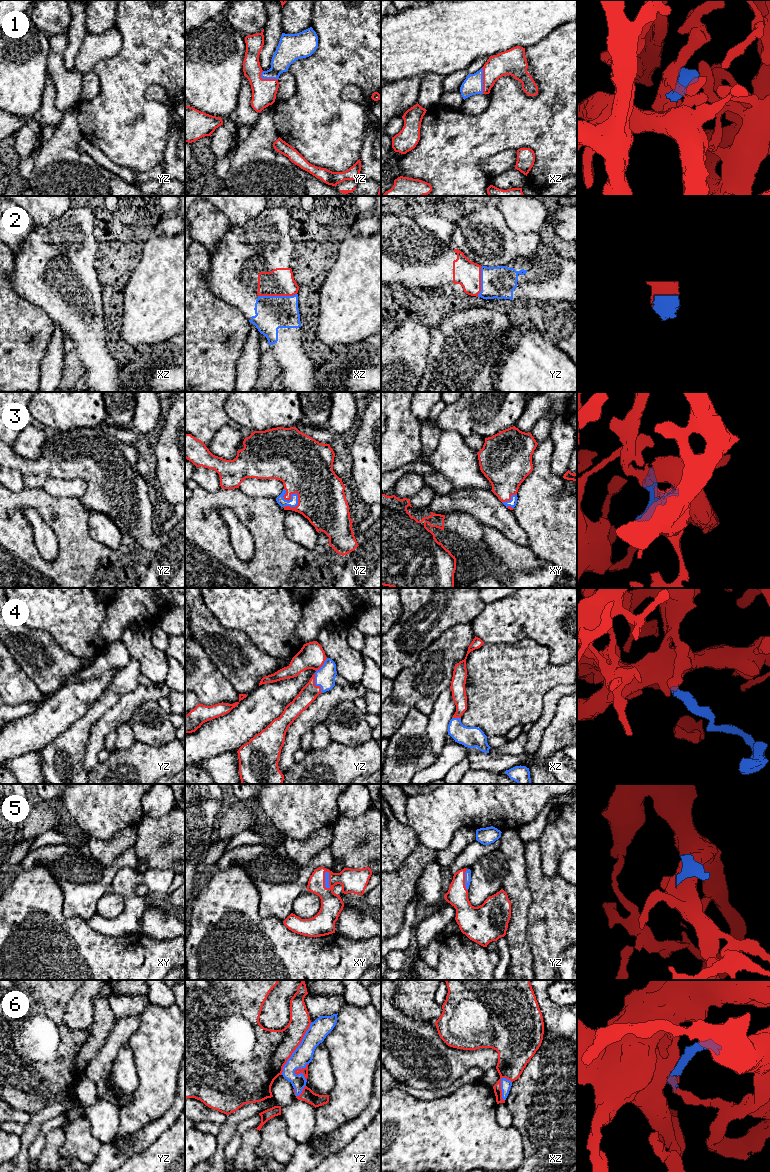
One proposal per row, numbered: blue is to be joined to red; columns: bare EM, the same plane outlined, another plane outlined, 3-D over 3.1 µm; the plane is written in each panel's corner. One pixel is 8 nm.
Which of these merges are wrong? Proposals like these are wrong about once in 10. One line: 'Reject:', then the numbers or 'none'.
Reject: none

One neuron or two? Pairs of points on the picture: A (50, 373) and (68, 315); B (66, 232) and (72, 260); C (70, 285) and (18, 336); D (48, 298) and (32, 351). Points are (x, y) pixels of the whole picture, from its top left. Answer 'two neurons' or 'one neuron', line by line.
A: two neurons
B: one neuron
C: two neurons
D: two neurons

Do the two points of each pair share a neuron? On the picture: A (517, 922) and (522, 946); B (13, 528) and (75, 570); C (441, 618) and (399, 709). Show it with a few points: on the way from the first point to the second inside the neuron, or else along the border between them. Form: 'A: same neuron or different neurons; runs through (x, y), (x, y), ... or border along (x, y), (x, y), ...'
A: same neuron; runs through (517, 928), (517, 940)
B: same neuron; runs through (20, 546), (44, 570), (57, 570)
C: different neurons; border along (444, 631), (419, 655), (412, 665)

